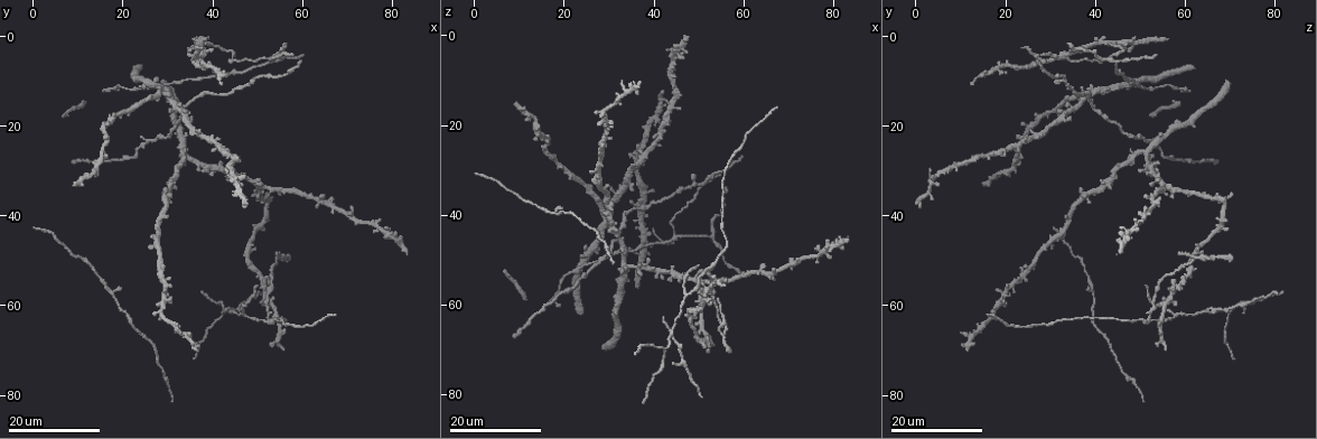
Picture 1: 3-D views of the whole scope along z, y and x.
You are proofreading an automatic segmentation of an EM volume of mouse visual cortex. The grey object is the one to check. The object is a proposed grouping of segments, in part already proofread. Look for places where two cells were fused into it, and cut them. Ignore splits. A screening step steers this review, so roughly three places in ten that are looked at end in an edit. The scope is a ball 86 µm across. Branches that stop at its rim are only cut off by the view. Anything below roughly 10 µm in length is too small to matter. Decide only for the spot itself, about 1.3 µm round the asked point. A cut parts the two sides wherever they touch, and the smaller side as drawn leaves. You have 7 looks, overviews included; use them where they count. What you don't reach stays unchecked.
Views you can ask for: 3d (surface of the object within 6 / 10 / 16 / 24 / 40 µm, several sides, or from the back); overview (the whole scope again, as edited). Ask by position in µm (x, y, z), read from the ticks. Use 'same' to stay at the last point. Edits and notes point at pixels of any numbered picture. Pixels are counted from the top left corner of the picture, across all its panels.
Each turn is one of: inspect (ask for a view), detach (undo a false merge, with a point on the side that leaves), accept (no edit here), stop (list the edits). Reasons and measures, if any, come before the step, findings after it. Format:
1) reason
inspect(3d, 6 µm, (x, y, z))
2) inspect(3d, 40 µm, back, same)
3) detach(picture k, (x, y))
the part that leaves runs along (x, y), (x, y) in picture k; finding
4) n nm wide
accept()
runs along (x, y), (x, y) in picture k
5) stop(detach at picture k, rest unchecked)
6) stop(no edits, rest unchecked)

two arms in line, one across
inspect(3d, 16 µm, (52.5, 63.5, 52.0))

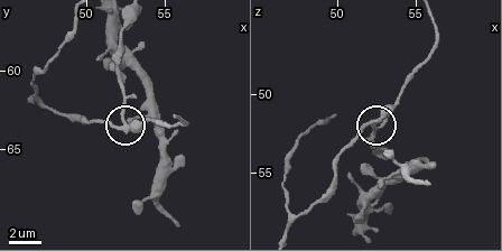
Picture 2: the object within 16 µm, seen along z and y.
inspect(3d, 6 µm, (52.2, 63.6, 51.8))

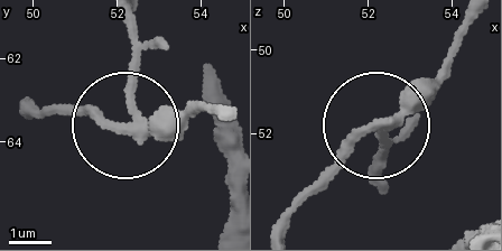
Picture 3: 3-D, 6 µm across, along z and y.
inspect(3d, 6 µm, back, (52.20, 63.70, 51.80))

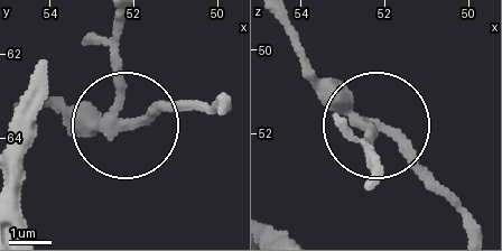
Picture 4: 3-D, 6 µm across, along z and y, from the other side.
detach(picture 4, (115, 65))
the part that leaves runs along (108, 123), (119, 20) in picture 4; a second cell is stuck on

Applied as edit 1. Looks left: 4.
four or more arms meet
inspect(3d, 16 µm, (44.0, 60.5, 67.0))

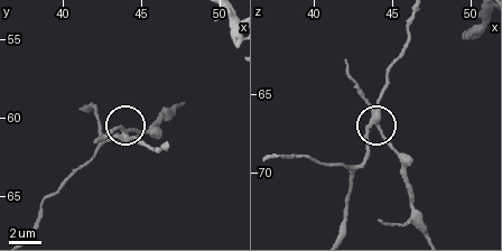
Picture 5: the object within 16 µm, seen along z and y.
inspect(3d, 10 µm, same)

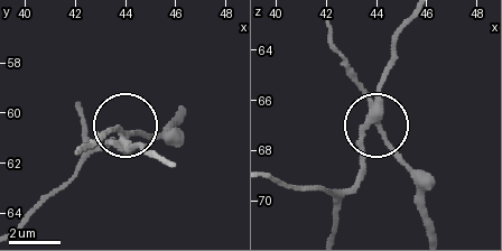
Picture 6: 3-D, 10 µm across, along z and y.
inspect(3d, 6 µm, same)

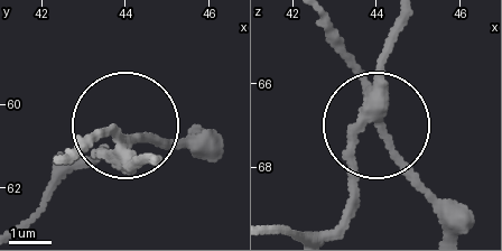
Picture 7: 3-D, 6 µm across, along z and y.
4 arms
detach(picture 7, (156, 140))
a second cell is stuck on

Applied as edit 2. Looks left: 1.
stop(detach at picture 4, detach at picture 7, rest unchecked)

